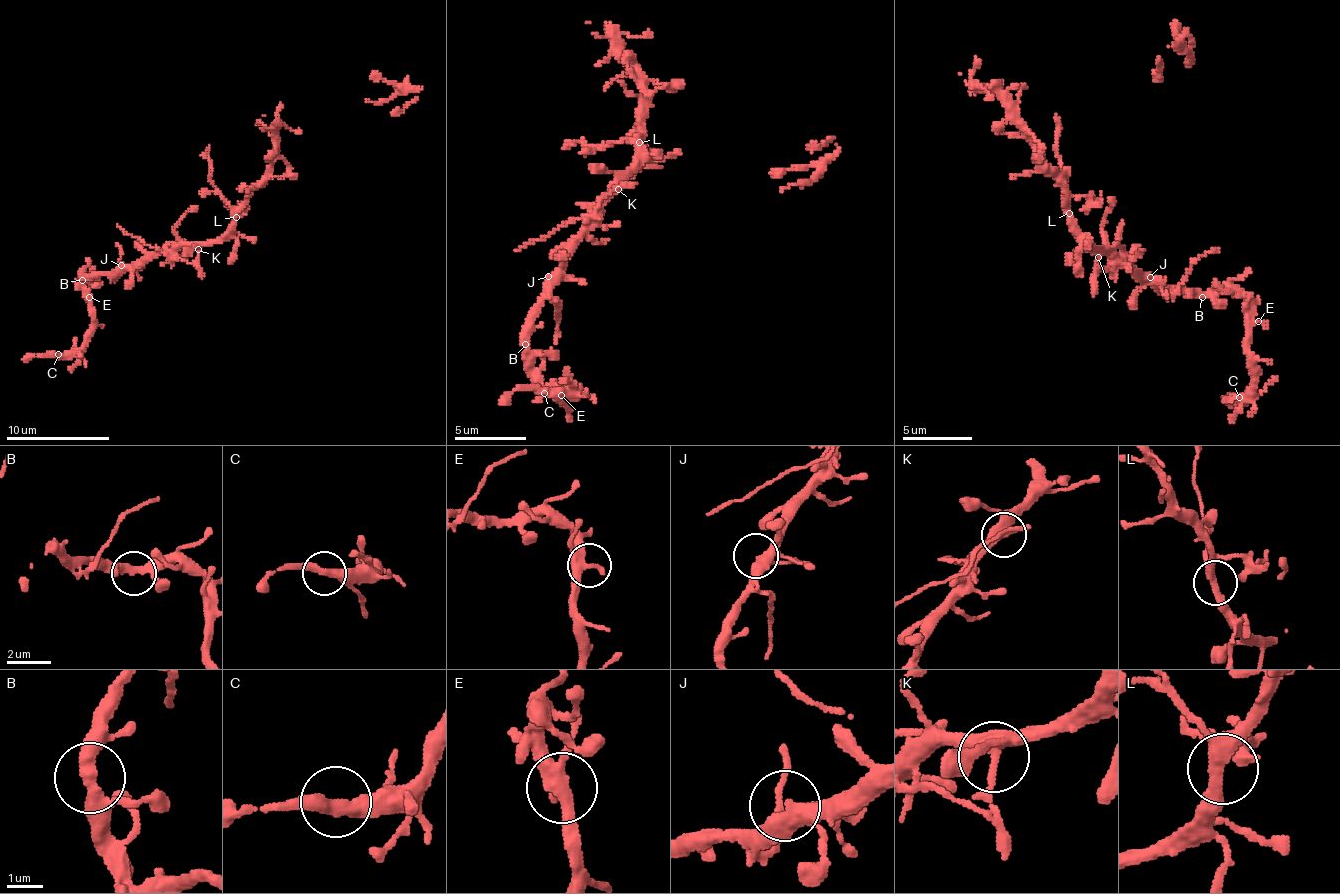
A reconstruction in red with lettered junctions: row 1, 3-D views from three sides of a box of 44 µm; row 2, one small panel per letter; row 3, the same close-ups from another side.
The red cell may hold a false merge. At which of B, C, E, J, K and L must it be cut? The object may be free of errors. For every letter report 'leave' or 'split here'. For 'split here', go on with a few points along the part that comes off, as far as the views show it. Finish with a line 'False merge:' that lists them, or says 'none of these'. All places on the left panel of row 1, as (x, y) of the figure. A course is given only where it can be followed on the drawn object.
B: leave
C: leave
E: leave
J: leave
K: split here | (198, 250), (198, 258), (187, 263), (144, 245), (117, 224)
L: leave
False merge: K

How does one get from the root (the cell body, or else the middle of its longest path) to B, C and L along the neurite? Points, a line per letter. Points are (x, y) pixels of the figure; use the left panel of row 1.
B: (212, 243), (183, 242), (170, 250), (163, 250), (149, 260), (139, 260), (115, 272), (99, 272), (82, 280)
C: (212, 243), (183, 242), (115, 272), (80, 274), (92, 331), (80, 349), (58, 354)
L: (212, 243), (228, 230), (236, 217)

